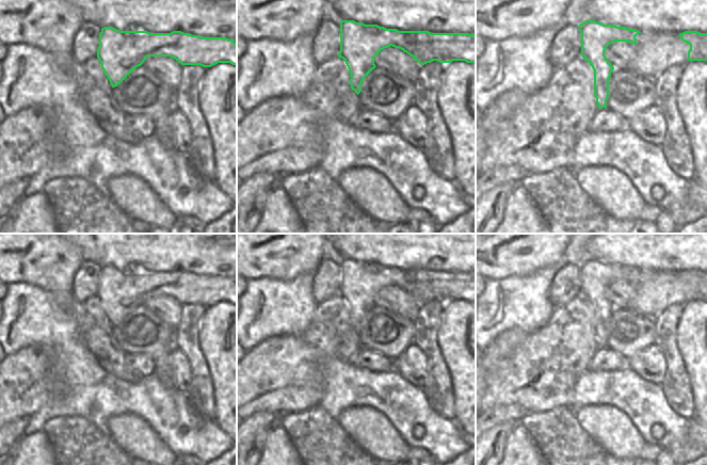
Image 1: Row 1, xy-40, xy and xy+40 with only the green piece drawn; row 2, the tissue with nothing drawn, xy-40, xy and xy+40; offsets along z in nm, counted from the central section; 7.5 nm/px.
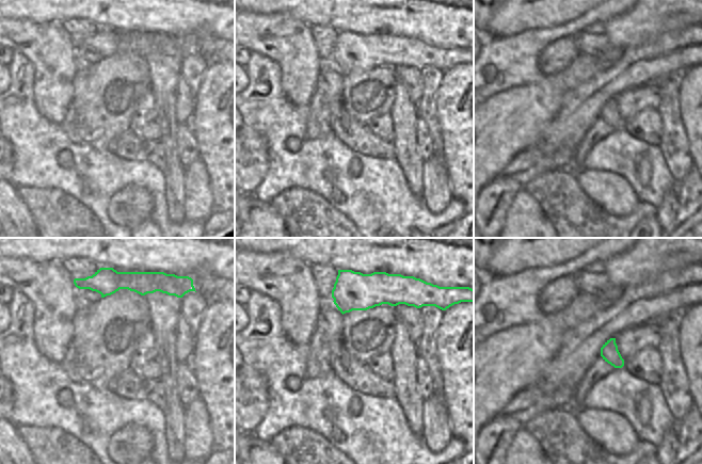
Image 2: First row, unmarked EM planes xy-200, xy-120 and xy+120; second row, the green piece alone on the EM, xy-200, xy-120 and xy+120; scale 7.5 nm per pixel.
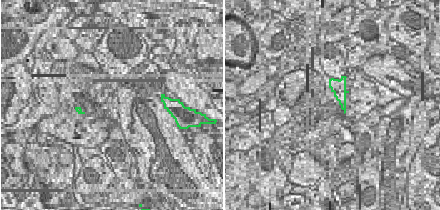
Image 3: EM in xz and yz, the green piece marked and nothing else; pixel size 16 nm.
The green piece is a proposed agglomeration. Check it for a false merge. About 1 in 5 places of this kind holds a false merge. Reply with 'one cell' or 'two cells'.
one cell

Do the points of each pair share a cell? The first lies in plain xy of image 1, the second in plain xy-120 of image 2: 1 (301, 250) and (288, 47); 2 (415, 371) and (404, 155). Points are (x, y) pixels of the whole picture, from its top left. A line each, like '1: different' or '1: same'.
1: same
2: different

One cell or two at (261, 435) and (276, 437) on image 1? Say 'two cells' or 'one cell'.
two cells

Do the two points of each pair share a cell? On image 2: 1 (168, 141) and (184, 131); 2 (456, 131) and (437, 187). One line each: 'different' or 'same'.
1: different
2: different

